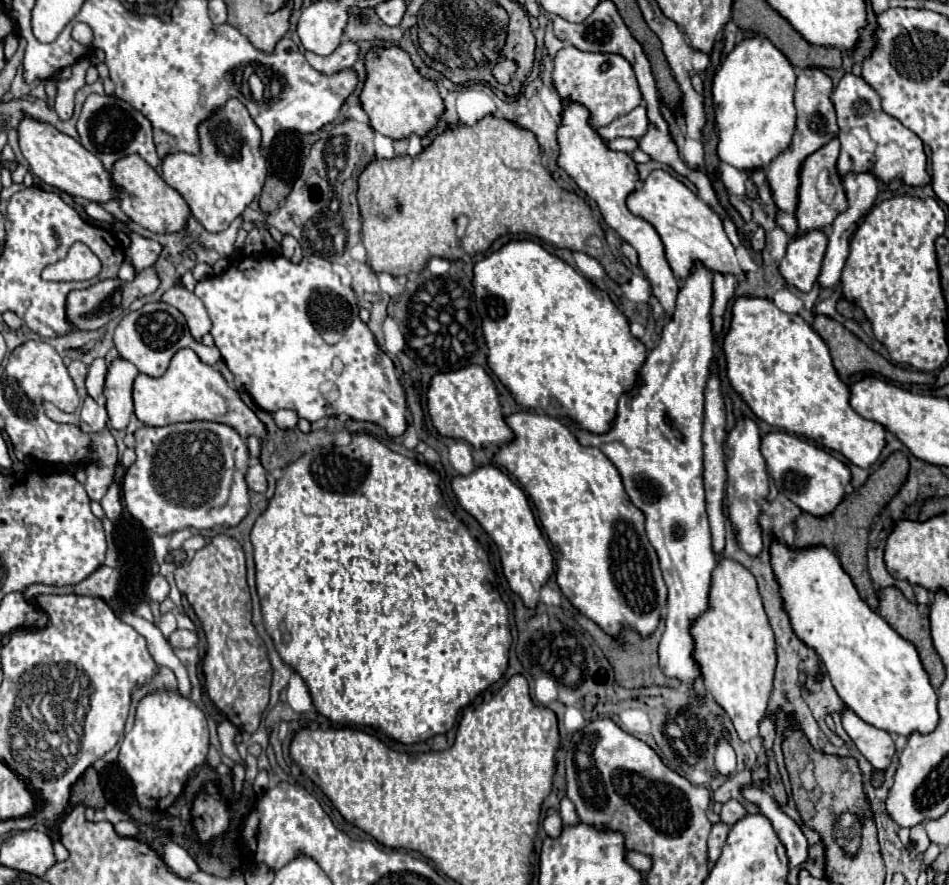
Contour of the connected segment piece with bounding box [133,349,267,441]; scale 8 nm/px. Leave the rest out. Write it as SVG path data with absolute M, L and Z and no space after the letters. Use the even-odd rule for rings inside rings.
M181 349L173 355L163 377L137 375L133 385L135 415L141 423L151 427L163 427L179 421L215 421L233 427L243 439L255 435L261 441L267 439L267 429L261 419L241 401L239 393L227 385L223 375L211 365L203 363L193 349Z

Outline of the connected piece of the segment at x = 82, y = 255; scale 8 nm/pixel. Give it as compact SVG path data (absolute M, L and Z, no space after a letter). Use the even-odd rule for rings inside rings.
M77 242L69 249L69 255L43 269L45 281L85 281L97 277L101 261L87 245Z

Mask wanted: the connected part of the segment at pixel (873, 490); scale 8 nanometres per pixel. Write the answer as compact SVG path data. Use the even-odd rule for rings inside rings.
M897 451L893 453L871 477L869 481L853 491L851 495L847 495L843 499L843 503L829 515L829 517L813 517L809 513L801 513L795 521L795 547L797 549L805 549L805 547L817 547L817 545L823 545L823 547L833 547L839 555L839 561L841 561L841 567L845 569L845 573L851 577L855 589L859 591L861 599L873 609L877 611L879 607L879 599L877 599L877 593L873 589L873 583L871 583L871 577L869 577L869 571L865 571L865 565L867 565L867 539L869 539L869 527L871 527L871 521L875 515L881 513L881 509L891 501L893 495L899 493L901 485L905 483L907 479L907 473L909 473L909 459Z

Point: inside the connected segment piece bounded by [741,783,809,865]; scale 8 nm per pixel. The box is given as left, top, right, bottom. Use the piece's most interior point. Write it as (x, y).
(788, 831)

